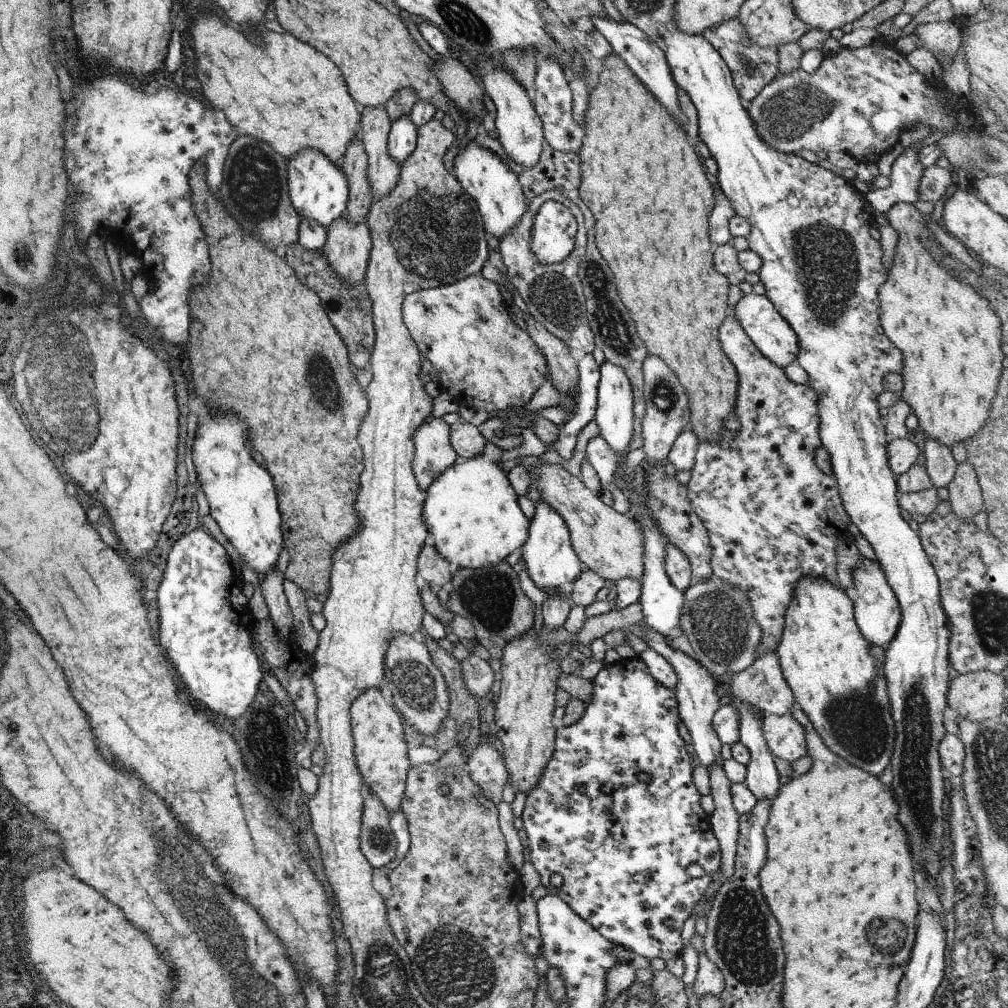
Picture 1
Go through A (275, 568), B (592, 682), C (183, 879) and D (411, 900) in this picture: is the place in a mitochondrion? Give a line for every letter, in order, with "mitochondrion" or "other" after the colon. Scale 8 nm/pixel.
A: other
B: other
C: mitochondrion
D: other

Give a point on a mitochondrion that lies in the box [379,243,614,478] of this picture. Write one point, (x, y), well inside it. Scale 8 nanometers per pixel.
(551, 296)

